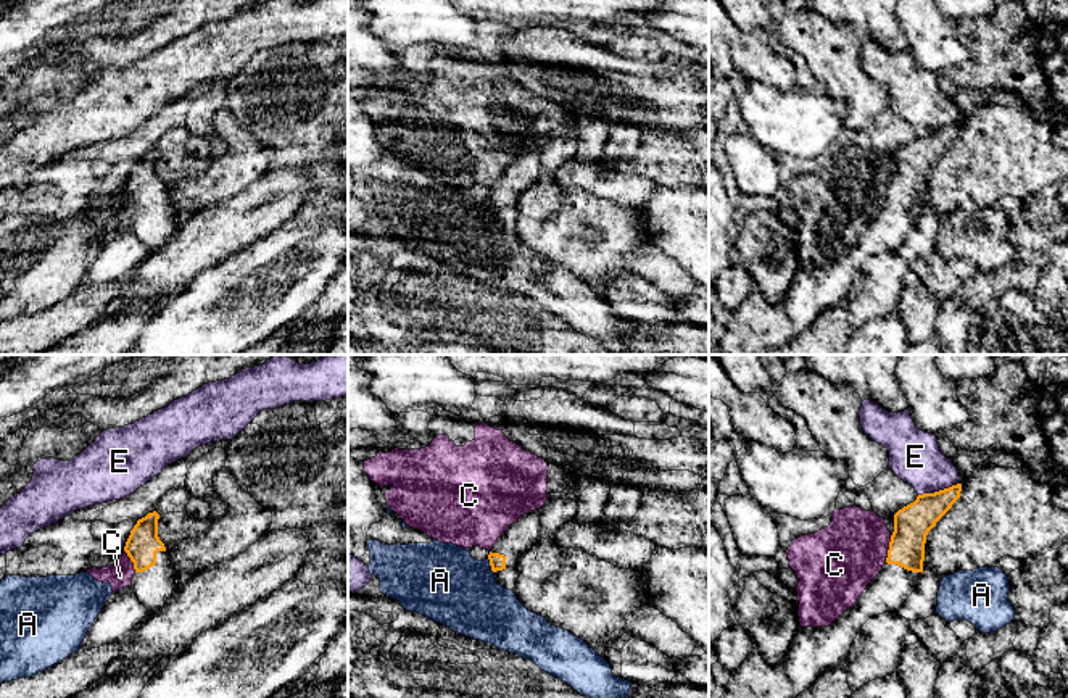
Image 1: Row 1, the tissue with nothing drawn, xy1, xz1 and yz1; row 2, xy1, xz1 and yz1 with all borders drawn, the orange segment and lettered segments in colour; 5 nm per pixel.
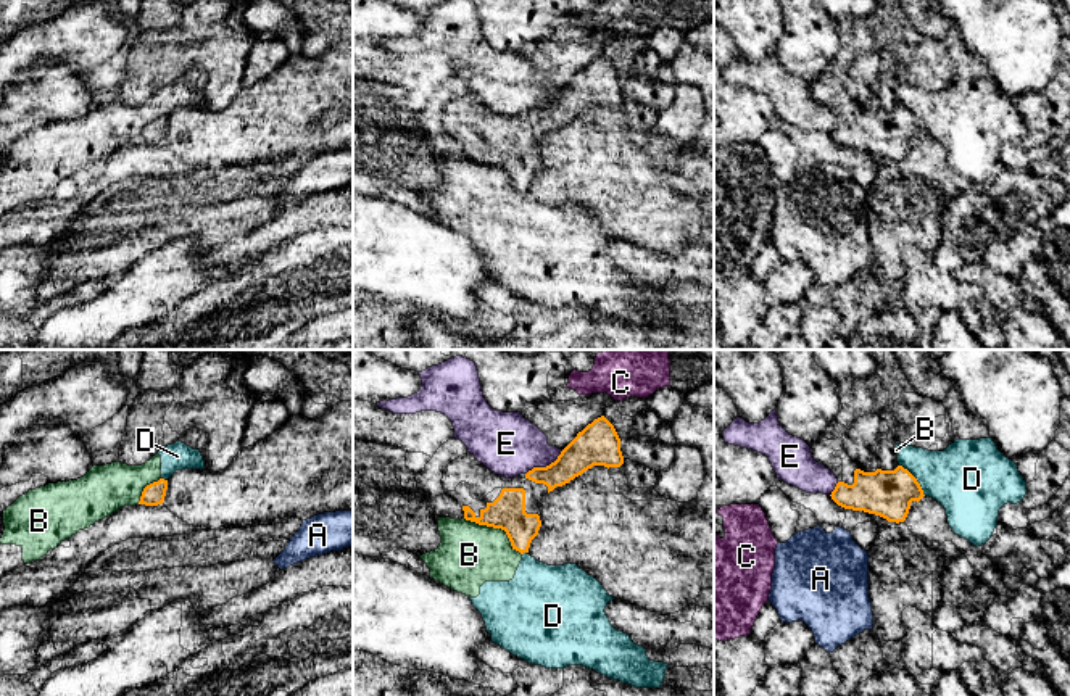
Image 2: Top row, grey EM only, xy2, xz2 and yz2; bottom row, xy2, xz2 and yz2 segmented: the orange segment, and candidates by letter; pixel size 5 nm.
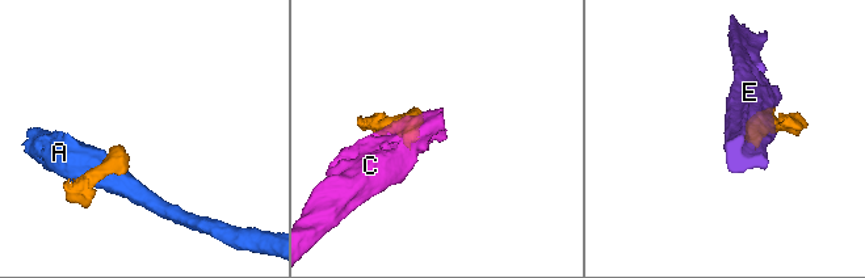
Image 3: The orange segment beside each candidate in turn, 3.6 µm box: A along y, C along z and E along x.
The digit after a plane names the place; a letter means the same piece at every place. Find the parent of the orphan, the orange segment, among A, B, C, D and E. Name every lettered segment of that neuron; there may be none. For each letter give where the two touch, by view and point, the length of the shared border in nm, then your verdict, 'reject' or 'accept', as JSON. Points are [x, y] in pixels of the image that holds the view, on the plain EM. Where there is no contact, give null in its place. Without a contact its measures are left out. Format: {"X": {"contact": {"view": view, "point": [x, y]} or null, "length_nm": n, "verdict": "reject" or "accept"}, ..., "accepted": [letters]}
{"A": {"contact": {"view": "xz1", "point": [490, 203]}, "length_nm": 80, "verdict": "reject"}, "B": {"contact": {"view": "xz2", "point": [497, 166]}, "length_nm": 340, "verdict": "reject"}, "C": {"contact": {"view": "yz1", "point": [890, 187]}, "length_nm": 140, "verdict": "reject"}, "D": {"contact": {"view": "yz2", "point": [916, 118]}, "length_nm": 200, "verdict": "reject"}, "E": {"contact": {"view": "yz1", "point": [939, 129]}, "length_nm": 220, "verdict": "reject"}, "accepted": []}

